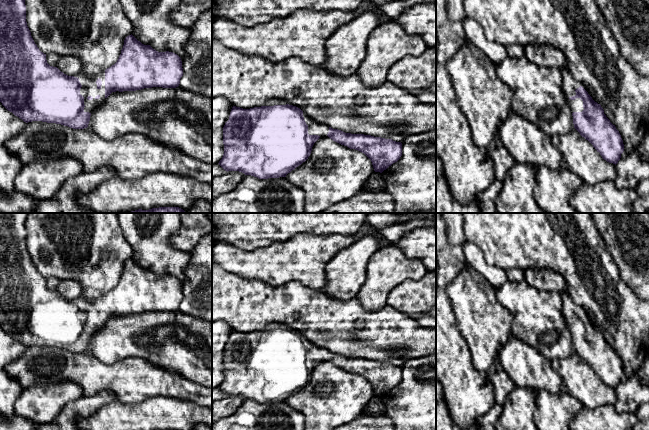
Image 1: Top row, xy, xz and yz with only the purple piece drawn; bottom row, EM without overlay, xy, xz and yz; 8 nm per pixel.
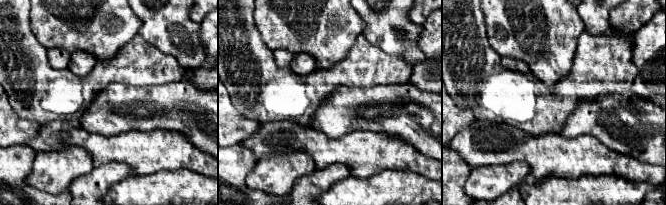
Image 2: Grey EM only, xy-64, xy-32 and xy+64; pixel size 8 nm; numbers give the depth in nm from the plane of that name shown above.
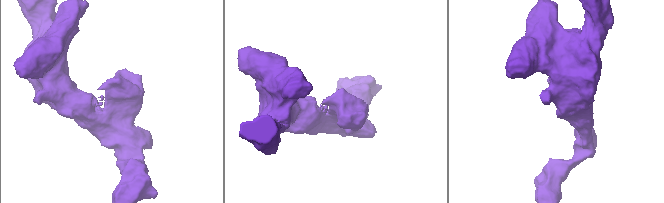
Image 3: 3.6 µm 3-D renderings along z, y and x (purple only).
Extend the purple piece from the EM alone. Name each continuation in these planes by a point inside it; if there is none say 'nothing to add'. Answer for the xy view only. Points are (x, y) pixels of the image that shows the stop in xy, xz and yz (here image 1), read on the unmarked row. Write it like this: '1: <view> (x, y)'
1: xy (89, 311)

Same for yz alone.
1: yz (568, 307)

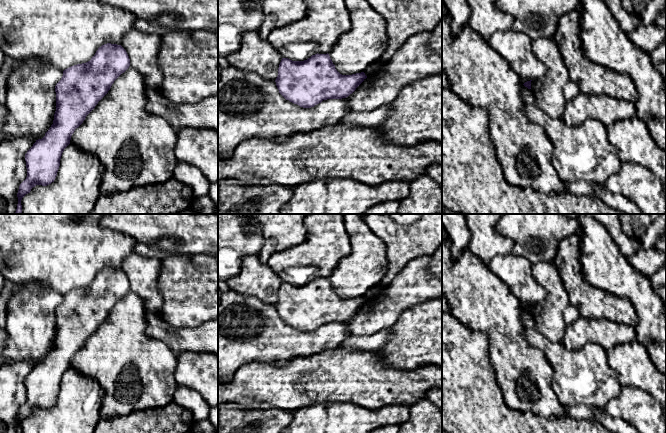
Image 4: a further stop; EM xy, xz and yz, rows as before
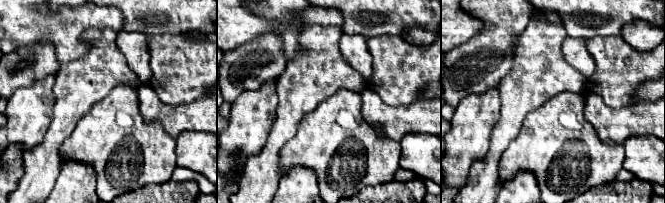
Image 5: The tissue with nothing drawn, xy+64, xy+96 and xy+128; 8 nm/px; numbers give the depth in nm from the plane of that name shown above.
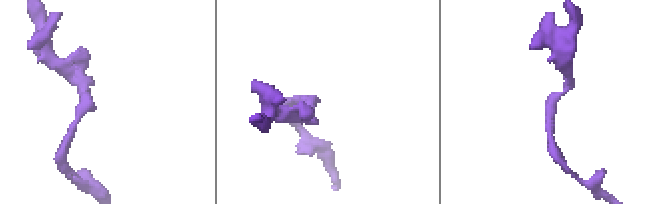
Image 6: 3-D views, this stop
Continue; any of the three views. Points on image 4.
nothing to add

